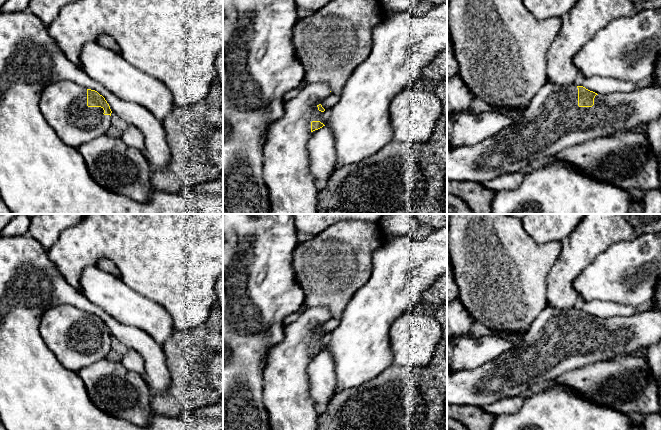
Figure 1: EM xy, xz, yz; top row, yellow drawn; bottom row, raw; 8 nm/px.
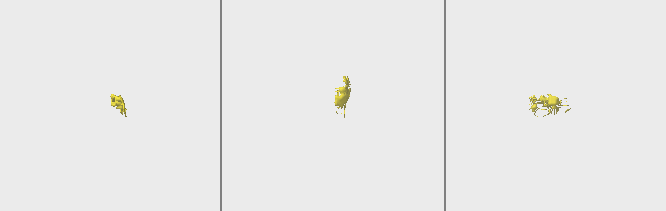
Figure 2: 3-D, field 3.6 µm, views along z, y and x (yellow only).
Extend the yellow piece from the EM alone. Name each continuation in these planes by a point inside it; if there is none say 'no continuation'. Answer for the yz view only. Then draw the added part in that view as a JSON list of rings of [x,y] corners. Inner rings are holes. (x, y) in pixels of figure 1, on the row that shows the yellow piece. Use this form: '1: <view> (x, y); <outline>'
1: yz (553, 121); [[[547,82],[534,95],[528,107],[522,112],[519,121],[513,122],[496,135],[474,145],[455,148],[447,145],[447,179],[484,183],[504,174],[516,172],[527,174],[547,164],[553,156],[568,147],[625,131],[643,131],[650,122],[660,117],[661,86],[655,86],[652,83],[644,88],[635,88],[631,92],[598,94],[594,98],[592,107],[579,107],[578,88],[575,84],[561,86]]]

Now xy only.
1: xy (63, 104); [[[67,80],[46,86],[39,107],[57,136],[73,148],[105,135],[111,126],[103,108],[87,106],[87,88]]]

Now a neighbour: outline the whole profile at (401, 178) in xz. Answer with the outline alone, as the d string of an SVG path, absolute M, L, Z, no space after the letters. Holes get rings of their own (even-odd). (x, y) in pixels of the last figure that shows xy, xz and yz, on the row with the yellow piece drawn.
M418 79L414 88L429 91L441 101L442 111L430 139L426 142L392 141L370 157L339 166L327 180L326 187L318 194L318 212L343 211L347 214L446 214L442 203L447 172L447 79Z

